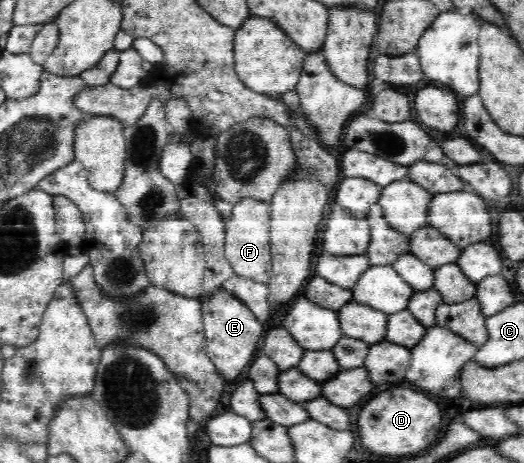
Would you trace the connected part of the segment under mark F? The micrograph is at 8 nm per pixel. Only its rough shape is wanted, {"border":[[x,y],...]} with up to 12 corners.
{"border":[[246,198],[225,222],[236,275],[268,284],[269,202]]}

